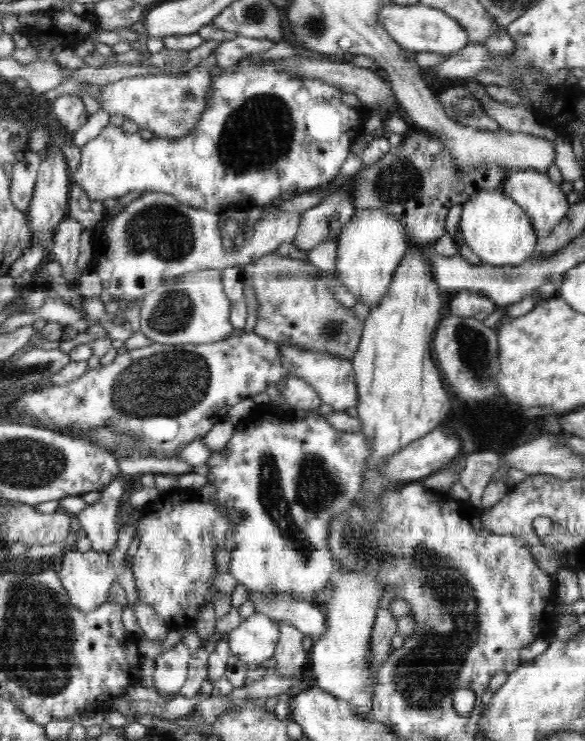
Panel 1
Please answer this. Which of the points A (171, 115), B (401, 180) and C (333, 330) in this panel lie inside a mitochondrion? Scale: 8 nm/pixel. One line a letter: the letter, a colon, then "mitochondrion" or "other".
A: mitochondrion
B: mitochondrion
C: mitochondrion

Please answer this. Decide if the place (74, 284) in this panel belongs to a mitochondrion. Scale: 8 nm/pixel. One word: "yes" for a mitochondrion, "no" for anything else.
no

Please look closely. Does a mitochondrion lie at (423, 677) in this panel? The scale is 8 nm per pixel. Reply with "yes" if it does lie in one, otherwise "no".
yes

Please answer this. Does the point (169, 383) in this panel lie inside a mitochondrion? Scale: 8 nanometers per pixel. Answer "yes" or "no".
yes

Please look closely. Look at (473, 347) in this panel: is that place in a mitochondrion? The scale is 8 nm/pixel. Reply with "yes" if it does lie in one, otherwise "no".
yes

